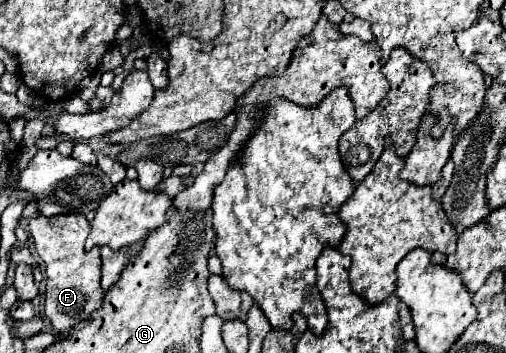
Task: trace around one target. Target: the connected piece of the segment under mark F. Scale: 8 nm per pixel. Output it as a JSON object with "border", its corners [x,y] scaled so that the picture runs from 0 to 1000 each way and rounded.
{"border":[[[158,603],[115,609],[115,615],[67,615],[59,620],[59,666],[67,700],[87,745],[91,773],[91,898],[99,904],[111,943],[130,949],[146,921],[174,909],[190,875],[202,870],[206,824],[198,813],[198,705],[170,711],[166,683],[178,660],[178,632]]]}

